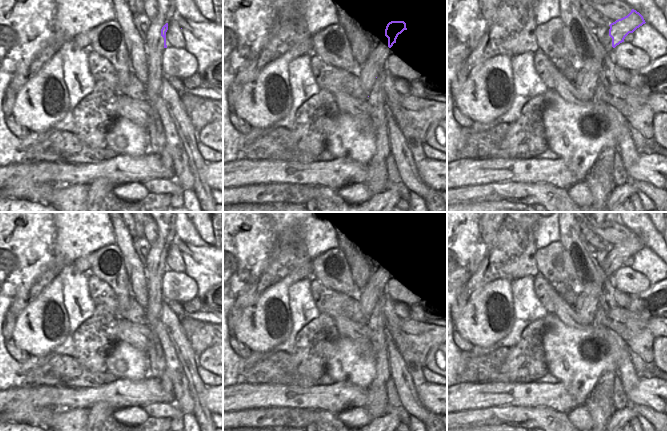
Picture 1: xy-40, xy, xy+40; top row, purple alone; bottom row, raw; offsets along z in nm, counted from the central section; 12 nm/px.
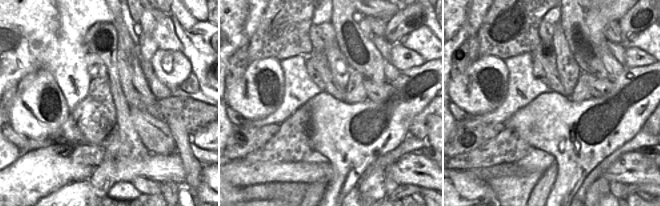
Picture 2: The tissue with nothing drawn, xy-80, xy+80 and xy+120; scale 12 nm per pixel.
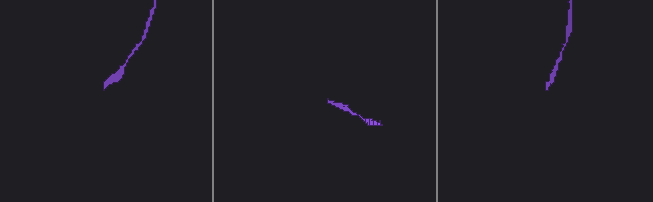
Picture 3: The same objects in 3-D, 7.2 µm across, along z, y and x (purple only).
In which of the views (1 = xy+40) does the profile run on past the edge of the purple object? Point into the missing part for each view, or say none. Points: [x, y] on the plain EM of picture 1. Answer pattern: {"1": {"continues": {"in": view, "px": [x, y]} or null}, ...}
{"1": {"continues": null}}

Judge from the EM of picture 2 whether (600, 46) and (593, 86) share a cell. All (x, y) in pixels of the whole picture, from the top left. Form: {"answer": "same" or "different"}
{"answer": "different"}

